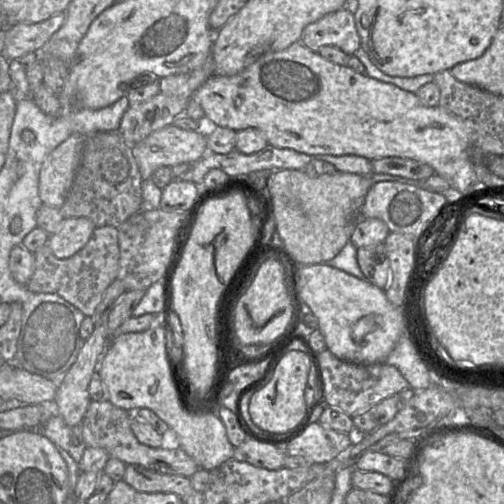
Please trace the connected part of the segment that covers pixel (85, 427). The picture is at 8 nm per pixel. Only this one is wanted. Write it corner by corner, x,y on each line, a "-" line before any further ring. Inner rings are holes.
108,400
91,401
81,422
86,447
104,449
110,457
127,464
138,464
161,474
191,477
198,469
196,462
181,448
153,448
138,441
131,429
133,413
113,405

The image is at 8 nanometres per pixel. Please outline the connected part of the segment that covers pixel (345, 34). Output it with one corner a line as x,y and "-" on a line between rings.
347,5
307,25
300,42
313,52
318,52
323,46
333,46
348,55
354,54
361,43
353,7

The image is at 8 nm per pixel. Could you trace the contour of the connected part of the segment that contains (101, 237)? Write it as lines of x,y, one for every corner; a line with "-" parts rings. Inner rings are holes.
113,226
95,228
86,245
69,258
56,258
47,243
33,254
35,270
26,287
34,293
57,294
85,316
92,317
104,292
117,279
120,256
118,229

